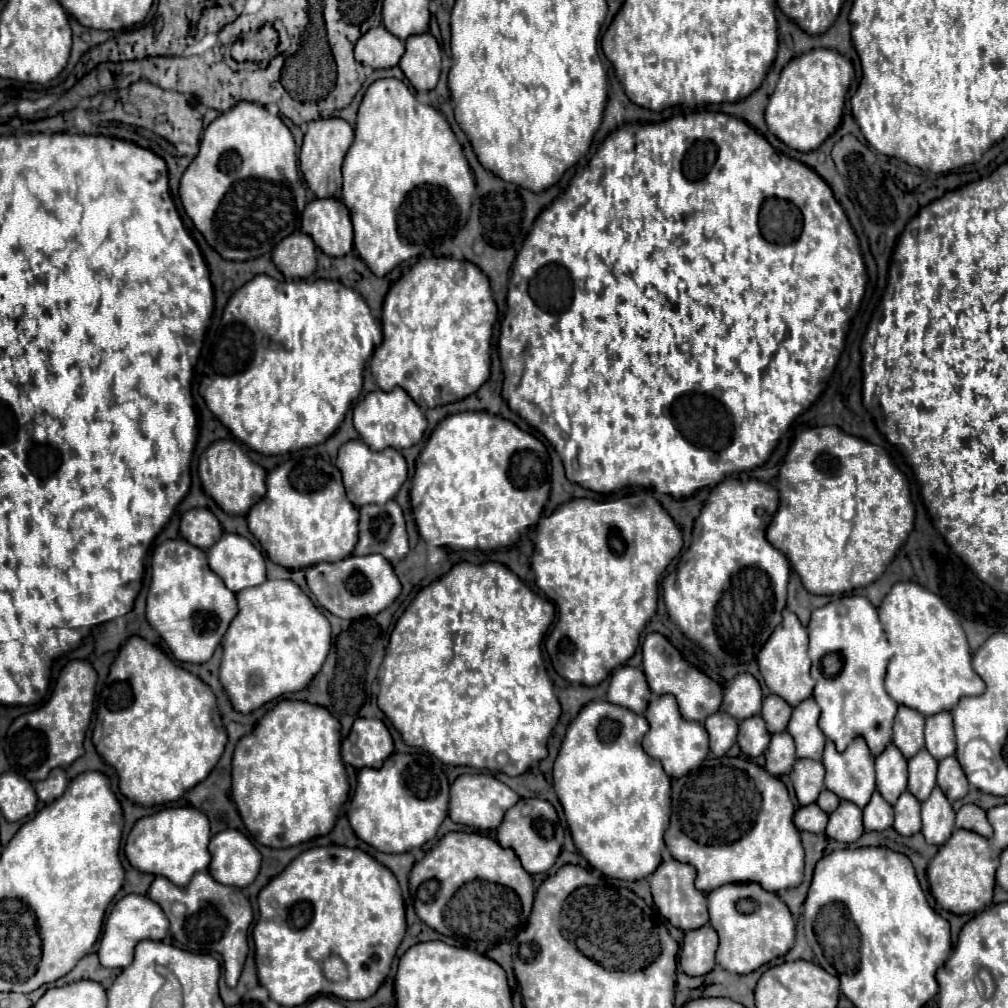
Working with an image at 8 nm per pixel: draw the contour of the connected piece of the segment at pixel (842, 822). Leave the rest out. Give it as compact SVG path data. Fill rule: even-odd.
M840 802L840 806L830 814L826 836L844 844L852 844L862 836L862 832L862 810L852 802Z

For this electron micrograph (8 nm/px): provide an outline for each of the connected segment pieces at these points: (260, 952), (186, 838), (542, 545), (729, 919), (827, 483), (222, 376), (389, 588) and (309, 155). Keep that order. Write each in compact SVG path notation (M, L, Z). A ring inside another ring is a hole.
M320 846L302 852L282 874L260 890L258 906L260 920L252 930L258 980L280 1006L300 1006L318 994L342 1000L370 998L388 976L406 932L404 900L396 876L360 848Z
M192 806L164 808L152 816L140 818L134 824L134 828L126 838L124 854L136 870L144 874L164 876L176 886L186 886L196 872L208 868L210 864L208 842L210 842L210 824L200 810Z
M630 494L618 500L608 500L608 502L596 502L590 498L578 498L578 500L570 500L566 504L562 504L560 508L556 508L550 516L542 518L538 522L538 534L534 540L534 554L532 554L532 570L536 574L536 586L542 590L542 594L556 606L558 610L558 620L552 628L552 632L546 638L546 650L550 654L552 666L554 670L566 678L568 682L578 682L584 686L598 686L608 674L612 674L612 670L616 666L622 666L624 662L628 662L640 642L640 632L644 630L646 622L654 616L656 612L656 604L658 604L658 580L662 578L664 570L668 568L668 564L678 556L678 552L682 550L682 534L678 530L678 526L674 524L674 520L670 518L670 514L650 496L650 494Z
M724 884L708 894L710 924L720 936L716 962L734 974L750 974L794 946L794 918L788 906L760 884Z
M836 426L810 428L794 440L780 468L778 492L780 506L766 536L786 554L804 588L812 594L850 594L856 588L872 584L882 576L914 526L914 504L904 474L890 464L882 448L848 436Z
M266 274L254 276L252 280L248 280L242 288L238 288L232 298L228 300L224 314L222 314L222 338L216 346L216 360L212 364L212 372L206 374L200 382L200 396L206 400L206 406L210 408L210 412L252 452L258 452L262 456L274 456L274 454L286 454L286 452L296 452L302 448L310 448L316 444L322 444L324 440L328 440L336 428L340 426L340 422L344 420L350 404L360 396L362 392L362 372L364 372L364 364L370 360L376 344L380 344L382 340L382 326L378 320L372 318L370 308L366 304L366 300L356 292L346 288L342 282L336 280L284 280L278 282Z
M348 556L340 562L320 562L304 570L310 592L316 596L320 606L338 618L360 618L374 616L388 608L400 594L400 580L394 574L390 562L384 556Z
M322 118L308 122L304 142L300 148L300 170L306 184L318 198L340 198L342 190L342 162L354 140L352 126L342 118Z

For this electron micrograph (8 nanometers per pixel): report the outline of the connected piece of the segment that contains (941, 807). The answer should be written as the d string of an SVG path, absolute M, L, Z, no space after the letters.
M936 786L932 790L932 794L930 794L930 798L922 802L922 834L924 834L928 844L942 846L952 836L952 830L954 830L954 810L952 810L952 804L942 794L942 790Z

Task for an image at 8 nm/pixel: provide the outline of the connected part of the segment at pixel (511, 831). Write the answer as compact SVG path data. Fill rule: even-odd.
M540 798L520 800L518 804L514 804L506 812L504 822L498 828L498 844L502 844L502 848L514 850L522 866L530 874L546 872L556 862L562 842L564 842L564 828L558 820L558 814L550 802L540 800Z

